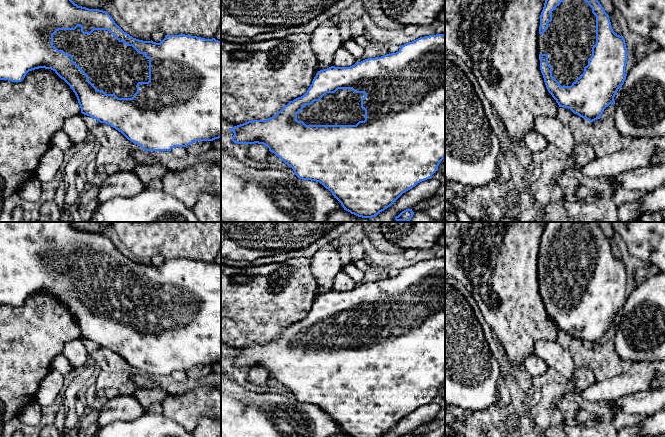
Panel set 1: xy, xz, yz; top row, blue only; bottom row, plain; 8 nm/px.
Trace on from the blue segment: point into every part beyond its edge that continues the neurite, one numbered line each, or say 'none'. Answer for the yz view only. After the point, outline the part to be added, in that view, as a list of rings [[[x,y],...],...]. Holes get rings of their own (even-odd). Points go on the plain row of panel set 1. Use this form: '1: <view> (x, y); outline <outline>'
1: yz (568, 265); outline [[[565,222],[552,235],[552,245],[548,253],[539,258],[539,278],[548,279],[548,288],[552,291],[552,300],[561,310],[571,310],[588,289],[592,281],[592,271],[596,268],[596,240],[583,222]]]

